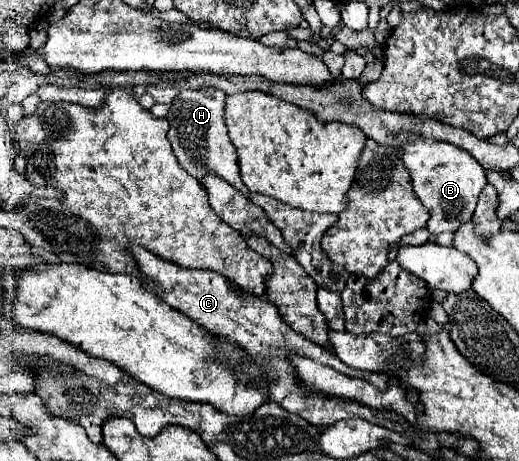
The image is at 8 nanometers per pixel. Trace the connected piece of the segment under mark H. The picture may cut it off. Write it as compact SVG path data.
M185 89L181 91L167 113L169 121L169 141L173 145L175 157L191 173L195 179L199 179L211 169L211 173L223 177L227 183L237 187L243 195L249 195L249 189L243 185L239 177L239 167L237 167L237 153L235 147L227 135L225 119L223 119L223 107L225 107L225 93L219 89Z

